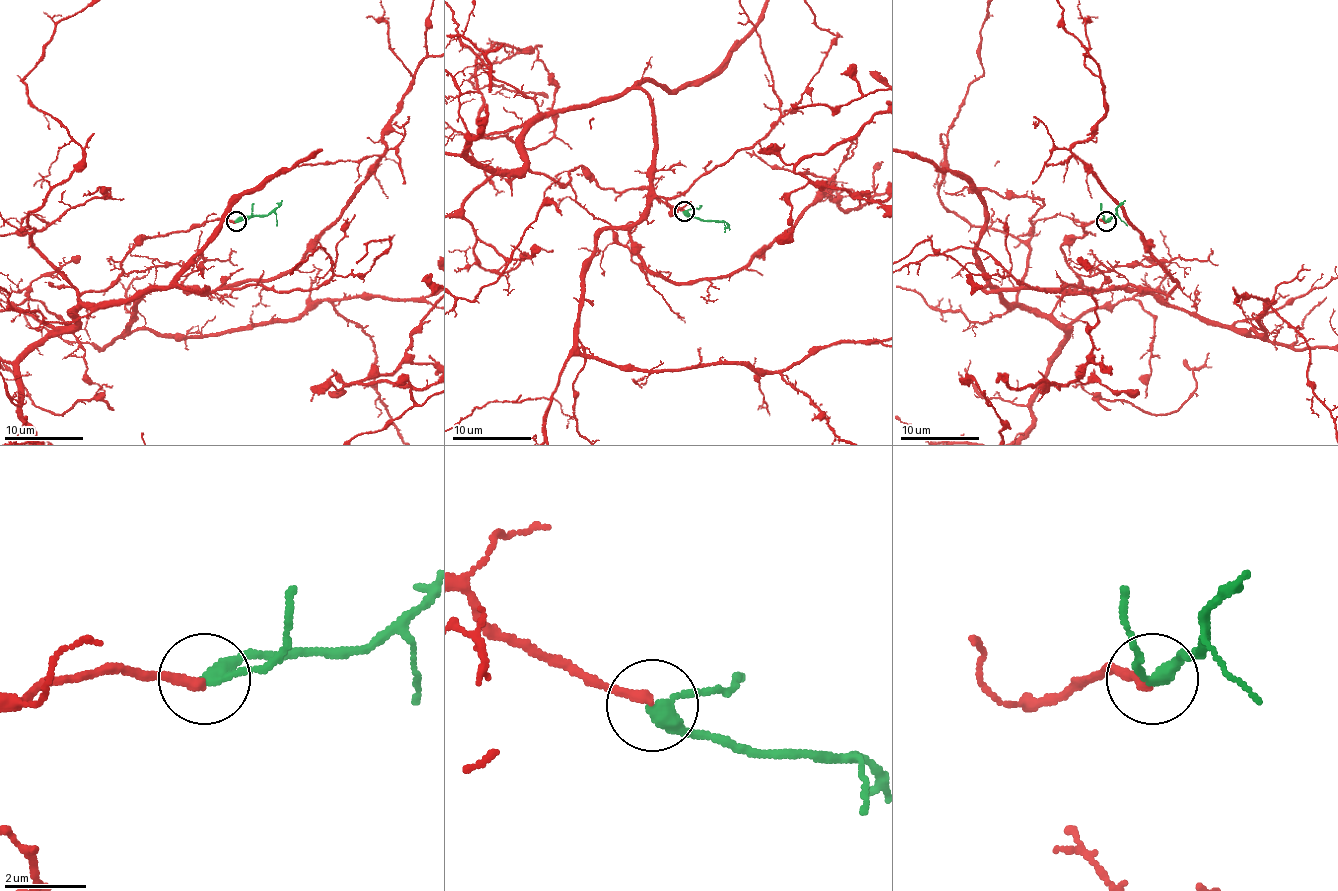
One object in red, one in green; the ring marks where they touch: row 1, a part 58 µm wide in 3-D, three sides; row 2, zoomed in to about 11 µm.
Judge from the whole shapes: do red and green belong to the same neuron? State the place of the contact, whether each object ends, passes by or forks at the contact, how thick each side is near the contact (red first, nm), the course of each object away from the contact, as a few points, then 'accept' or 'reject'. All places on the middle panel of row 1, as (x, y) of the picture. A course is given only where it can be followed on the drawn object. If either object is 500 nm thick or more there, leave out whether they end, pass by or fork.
(684, 211) | red ends | green passes by | 240/320 nm | red via (683, 212), (535, 174), (523, 135), (652, 107), (648, 210), (598, 235), (545, 419) | green via (683, 212), (701, 220), (717, 220), (725, 224), (725, 231) | accept

